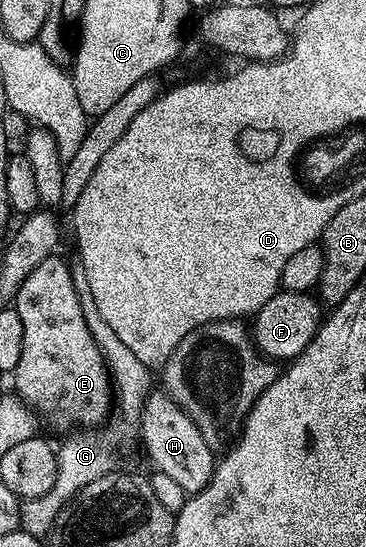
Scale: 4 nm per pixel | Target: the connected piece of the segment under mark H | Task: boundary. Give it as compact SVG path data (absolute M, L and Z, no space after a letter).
M161 389L151 390L140 420L142 443L146 446L146 455L150 458L154 471L168 473L168 477L174 478L186 490L187 496L195 495L200 489L204 489L204 485L208 485L208 481L212 481L216 453L210 448L208 441L200 437L200 429L196 429L192 417L188 417L188 413L184 413L184 409L176 405L170 395Z

